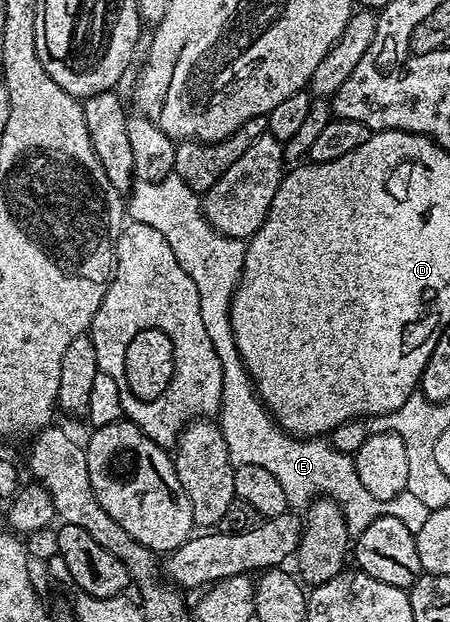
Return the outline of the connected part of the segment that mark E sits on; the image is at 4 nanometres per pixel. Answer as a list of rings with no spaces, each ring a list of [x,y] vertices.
[[[172,173],[161,181],[152,183],[136,182],[132,186],[129,194],[125,199],[125,211],[134,222],[148,223],[169,241],[169,249],[181,261],[181,269],[193,277],[193,285],[197,285],[197,297],[201,297],[201,322],[205,325],[209,333],[209,341],[213,341],[213,349],[217,349],[217,357],[221,361],[223,370],[223,380],[221,381],[221,405],[217,412],[217,422],[221,433],[225,437],[225,449],[229,449],[229,461],[231,466],[236,468],[241,465],[261,465],[261,469],[266,469],[268,473],[273,473],[277,477],[281,490],[284,491],[288,504],[295,503],[306,504],[316,497],[326,497],[332,499],[336,505],[343,511],[345,525],[347,526],[348,536],[357,537],[373,521],[377,521],[379,515],[389,514],[397,517],[401,525],[410,531],[419,531],[425,525],[425,517],[429,517],[431,512],[413,493],[407,490],[402,491],[397,497],[392,499],[378,499],[361,485],[361,477],[357,477],[355,472],[355,460],[350,454],[338,451],[335,447],[330,447],[323,437],[296,437],[288,435],[278,423],[275,422],[274,415],[263,405],[262,399],[259,398],[252,382],[251,376],[247,374],[245,365],[239,356],[239,350],[233,337],[231,328],[231,299],[235,295],[235,290],[239,284],[239,278],[243,272],[243,262],[247,252],[247,244],[244,240],[234,239],[228,235],[221,234],[209,221],[203,216],[203,204],[200,196],[181,177]]]

